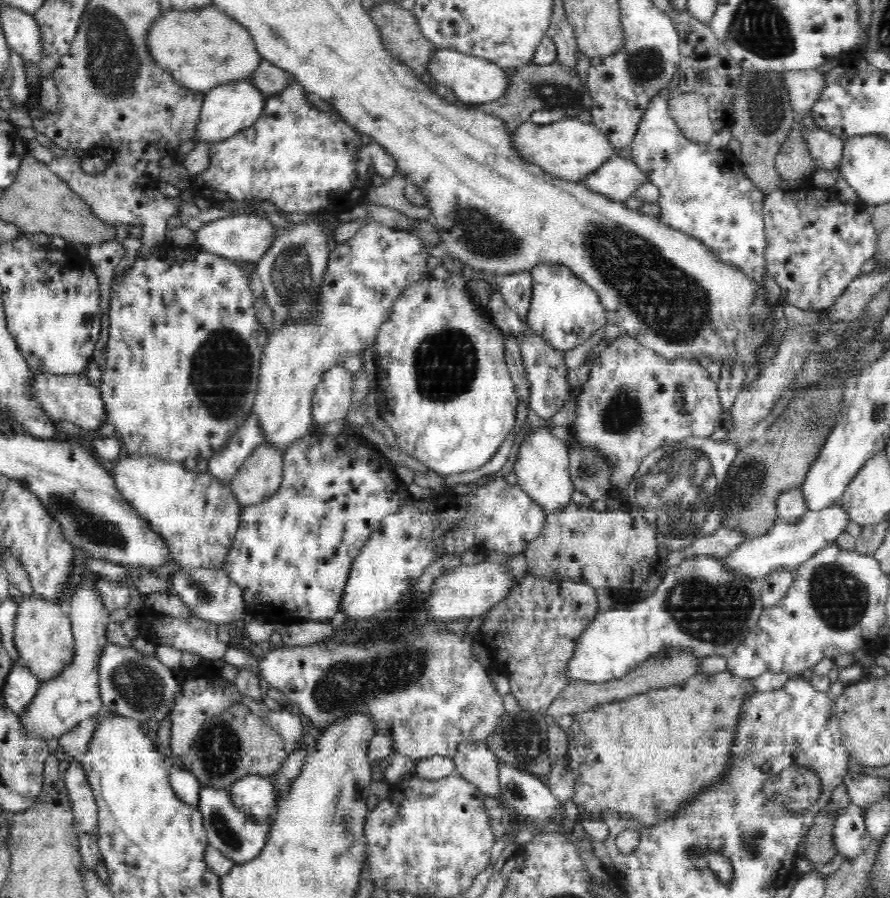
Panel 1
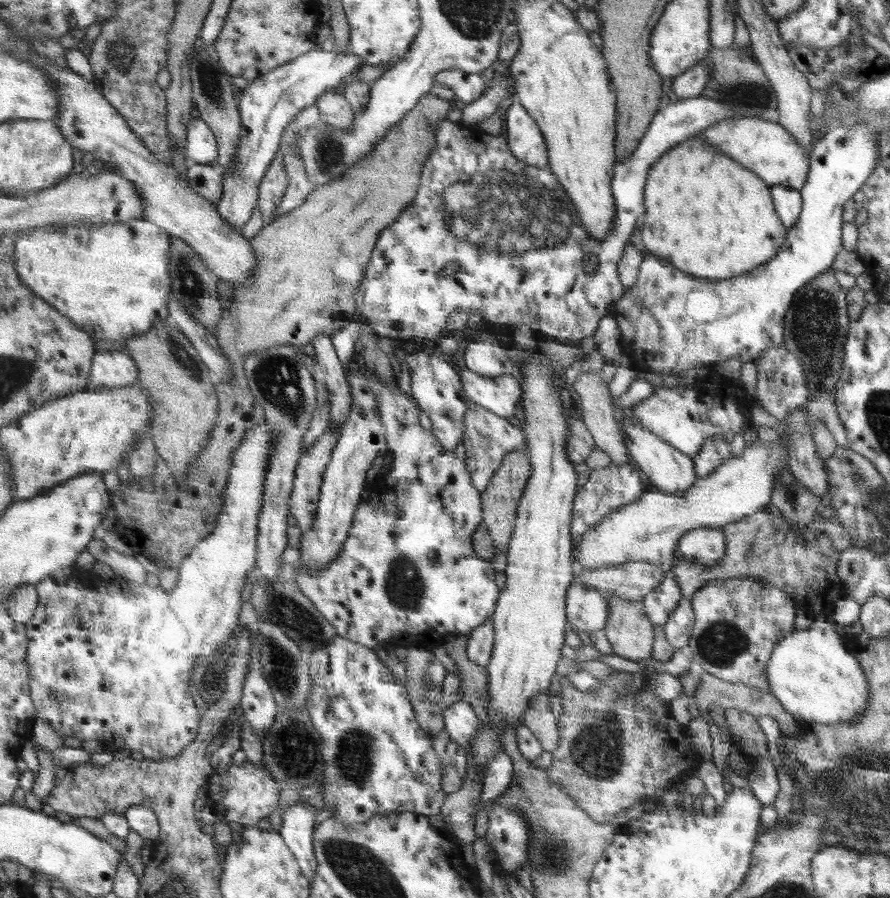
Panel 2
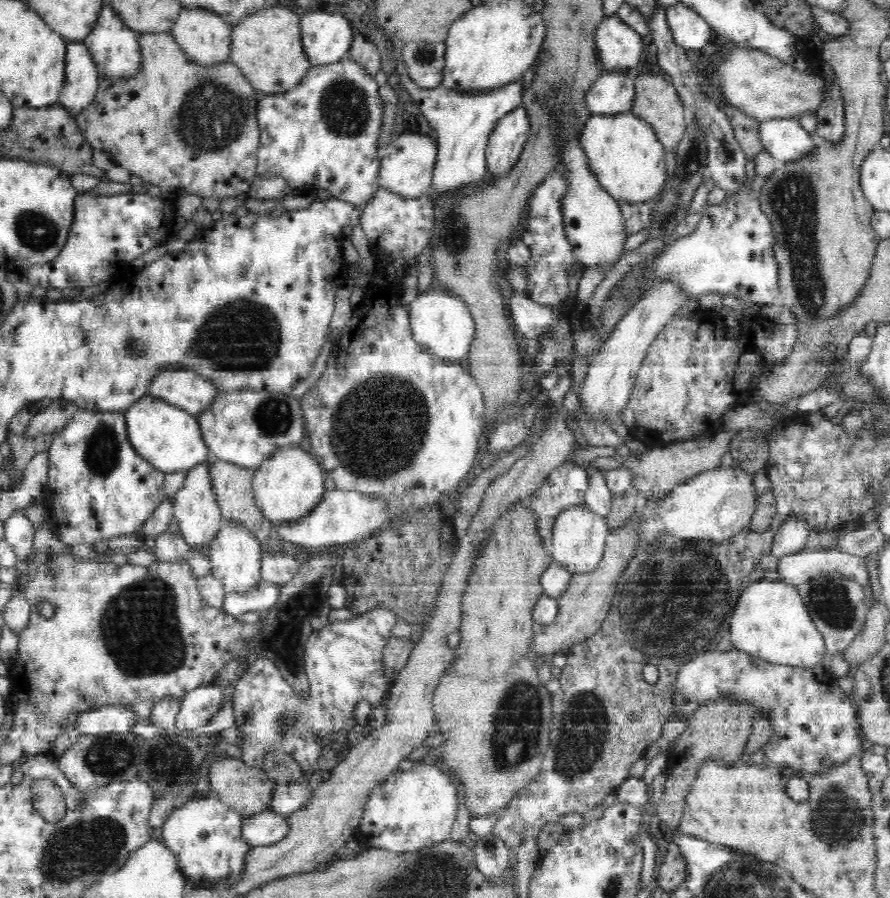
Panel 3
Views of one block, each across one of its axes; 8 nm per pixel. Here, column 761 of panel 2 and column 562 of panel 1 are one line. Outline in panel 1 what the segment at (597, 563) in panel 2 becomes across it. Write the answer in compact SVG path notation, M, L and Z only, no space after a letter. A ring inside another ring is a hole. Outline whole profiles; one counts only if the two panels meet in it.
M548 426L539 427L532 433L528 433L520 444L513 468L517 476L517 485L538 503L546 515L563 512L571 502L574 487L568 473L568 454L569 447L564 441L556 438Z

